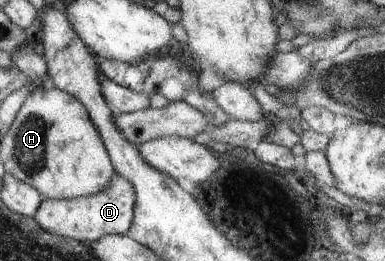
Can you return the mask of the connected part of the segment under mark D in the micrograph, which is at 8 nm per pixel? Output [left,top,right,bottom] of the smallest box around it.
[33,171,135,244]

